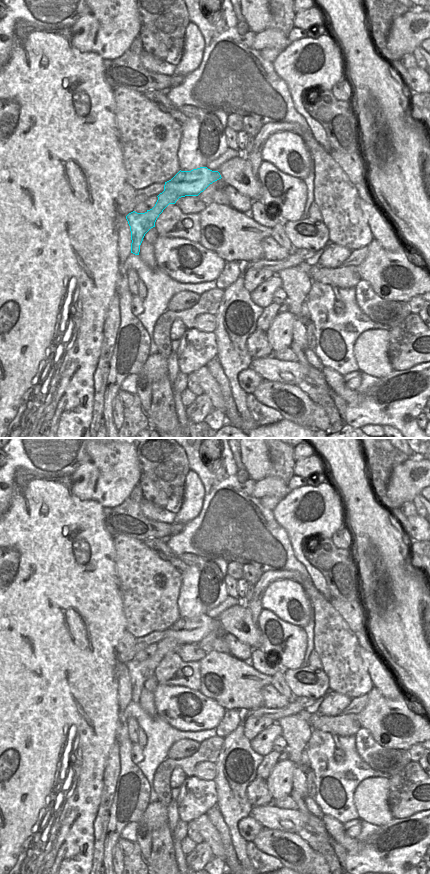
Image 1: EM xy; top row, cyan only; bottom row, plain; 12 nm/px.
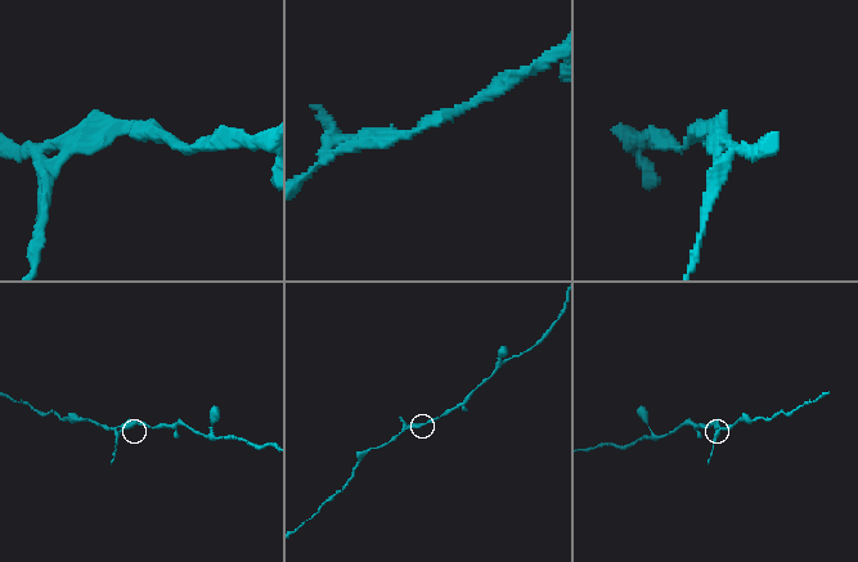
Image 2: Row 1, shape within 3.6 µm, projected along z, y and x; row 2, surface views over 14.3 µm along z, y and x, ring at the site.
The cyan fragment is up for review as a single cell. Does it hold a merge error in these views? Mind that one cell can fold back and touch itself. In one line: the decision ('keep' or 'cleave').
cleave

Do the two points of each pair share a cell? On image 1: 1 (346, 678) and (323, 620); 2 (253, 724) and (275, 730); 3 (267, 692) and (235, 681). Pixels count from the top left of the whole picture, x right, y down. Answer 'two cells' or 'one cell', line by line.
1: one cell
2: two cells
3: two cells

